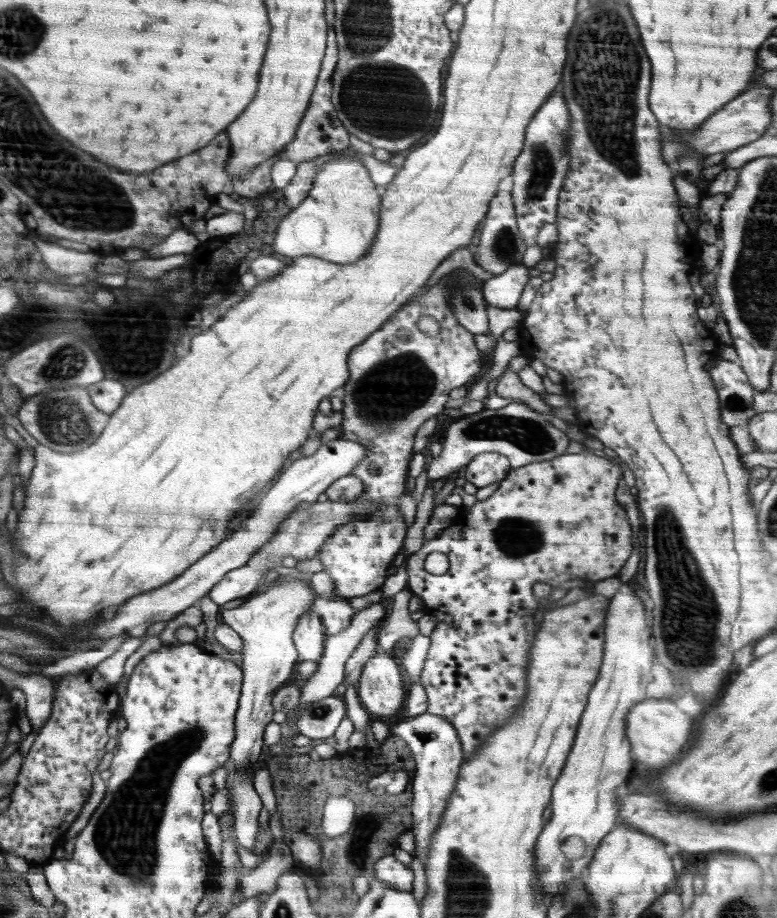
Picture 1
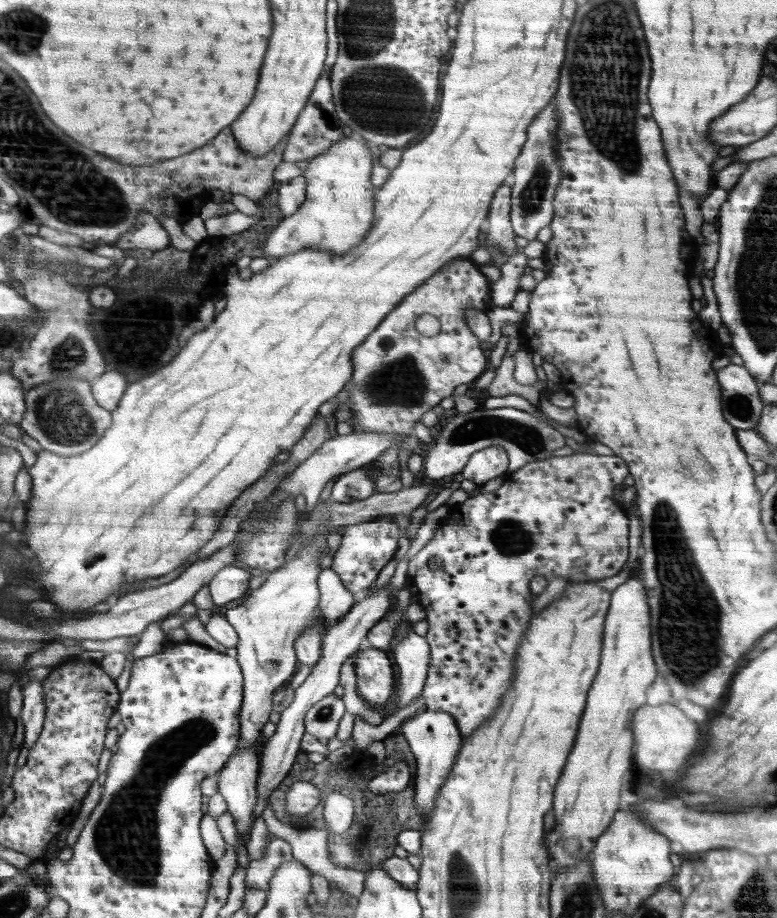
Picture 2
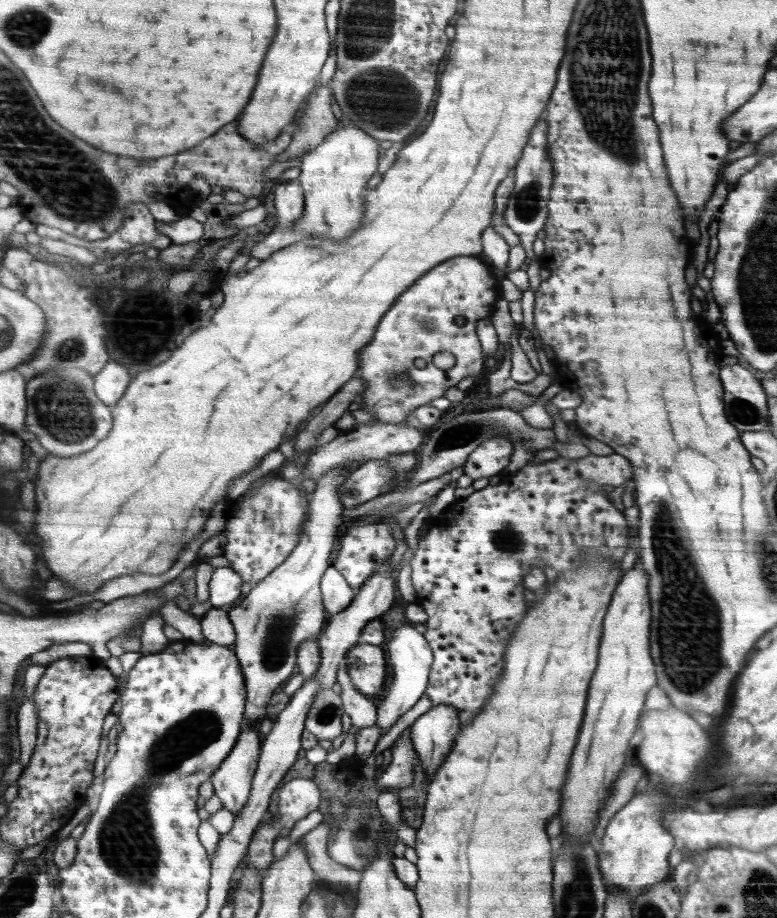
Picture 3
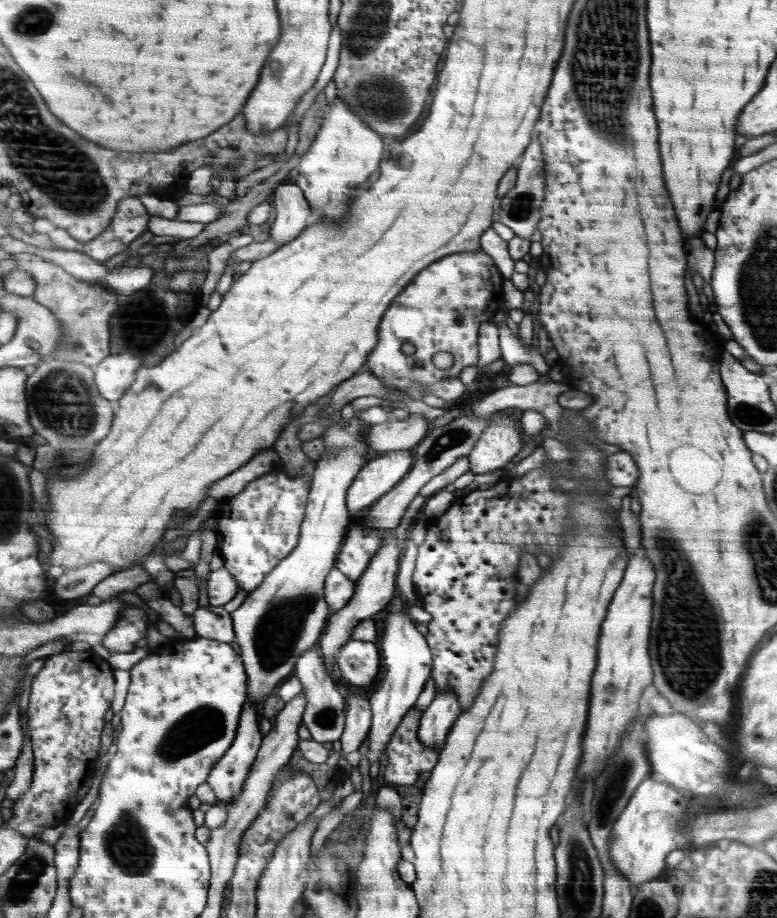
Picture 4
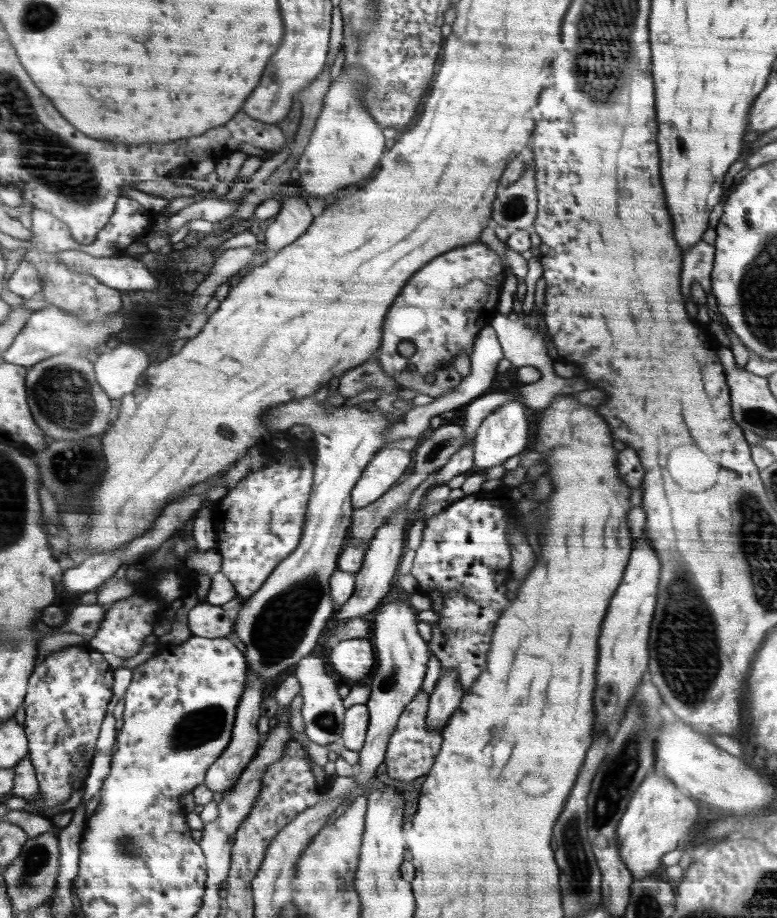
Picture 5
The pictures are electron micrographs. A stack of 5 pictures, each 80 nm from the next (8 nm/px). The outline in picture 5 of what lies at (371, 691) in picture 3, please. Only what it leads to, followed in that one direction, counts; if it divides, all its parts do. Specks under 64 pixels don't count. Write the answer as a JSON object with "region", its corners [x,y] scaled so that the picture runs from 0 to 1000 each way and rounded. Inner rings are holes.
{"region":[[[448,695],[435,702],[425,702],[423,705],[426,712],[422,720],[448,744],[474,741],[484,718],[475,695]]]}

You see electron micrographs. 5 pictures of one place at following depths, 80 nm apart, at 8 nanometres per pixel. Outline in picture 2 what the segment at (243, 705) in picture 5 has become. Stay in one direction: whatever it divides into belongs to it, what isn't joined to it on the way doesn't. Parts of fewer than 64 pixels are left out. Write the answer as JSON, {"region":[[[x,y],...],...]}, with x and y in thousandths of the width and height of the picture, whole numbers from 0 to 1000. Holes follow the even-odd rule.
{"region":[[[311,814],[293,829],[281,846],[281,861],[292,876],[292,883],[301,890],[305,911],[322,908],[324,904],[324,882],[331,876],[331,847],[335,845],[335,829],[329,814]]]}

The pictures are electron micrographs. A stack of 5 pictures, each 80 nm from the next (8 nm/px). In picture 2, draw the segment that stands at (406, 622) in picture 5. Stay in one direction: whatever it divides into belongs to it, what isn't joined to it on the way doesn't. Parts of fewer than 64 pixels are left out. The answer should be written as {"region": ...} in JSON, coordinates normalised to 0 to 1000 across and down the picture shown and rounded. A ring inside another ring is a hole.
{"region":[[[530,685],[506,708],[508,728],[515,734],[512,758],[507,771],[495,775],[497,781],[520,772],[542,756],[553,721],[551,698]]]}

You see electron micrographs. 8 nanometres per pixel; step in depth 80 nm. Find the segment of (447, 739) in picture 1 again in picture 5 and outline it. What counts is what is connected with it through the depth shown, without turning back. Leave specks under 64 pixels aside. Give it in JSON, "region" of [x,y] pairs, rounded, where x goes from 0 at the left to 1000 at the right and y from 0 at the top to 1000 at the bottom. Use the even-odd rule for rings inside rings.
{"region":[[[584,729],[568,733],[560,751],[552,757],[551,792],[552,795],[568,795],[578,782],[588,775],[598,752],[589,743],[589,733]]]}

